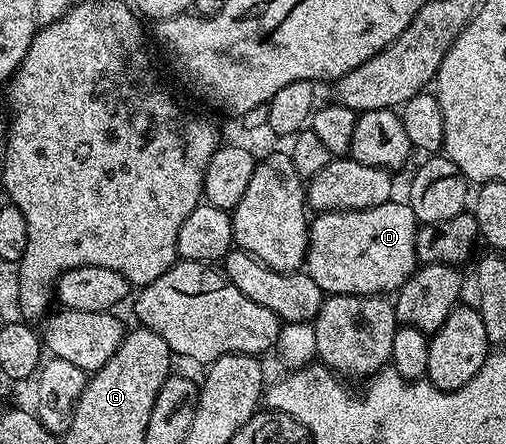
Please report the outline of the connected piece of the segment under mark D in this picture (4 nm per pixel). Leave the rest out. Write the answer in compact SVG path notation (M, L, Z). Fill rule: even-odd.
M391 201L384 205L376 205L369 207L363 211L324 211L315 214L309 220L310 224L310 240L308 241L308 249L306 250L306 261L304 270L307 275L312 277L312 281L316 281L316 285L320 285L320 289L326 295L386 295L387 293L396 293L404 285L404 281L408 281L408 277L412 277L412 273L418 270L420 264L416 257L416 233L420 226L418 218L412 213L409 202Z

